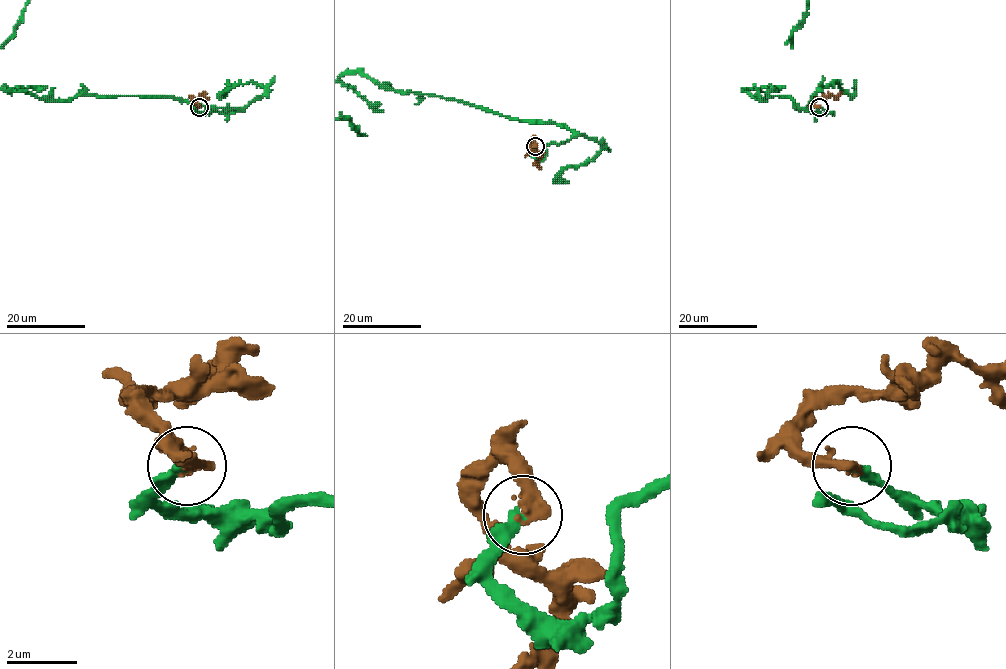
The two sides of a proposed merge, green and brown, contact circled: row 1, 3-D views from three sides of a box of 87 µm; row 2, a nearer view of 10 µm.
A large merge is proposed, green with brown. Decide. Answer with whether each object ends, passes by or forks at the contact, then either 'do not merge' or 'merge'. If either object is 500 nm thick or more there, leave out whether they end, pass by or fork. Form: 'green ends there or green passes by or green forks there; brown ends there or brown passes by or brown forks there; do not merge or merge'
green ends there; brown ends there; merge

